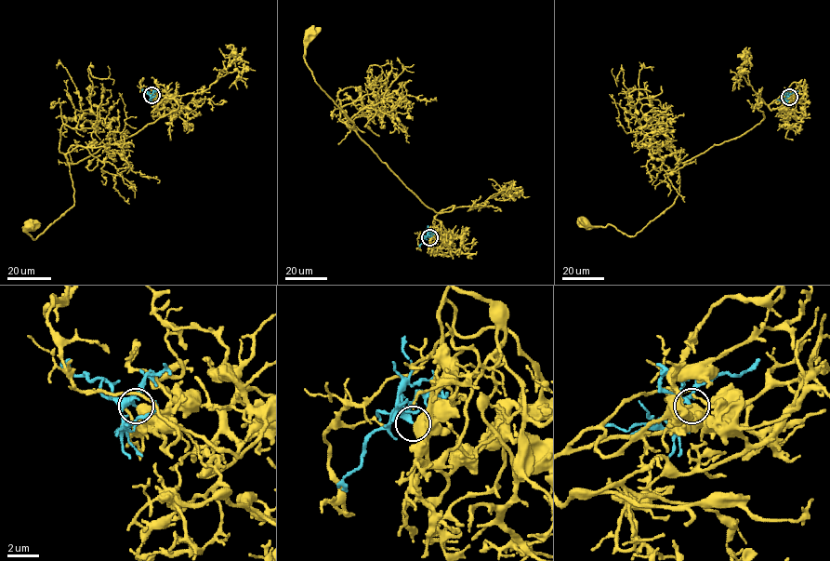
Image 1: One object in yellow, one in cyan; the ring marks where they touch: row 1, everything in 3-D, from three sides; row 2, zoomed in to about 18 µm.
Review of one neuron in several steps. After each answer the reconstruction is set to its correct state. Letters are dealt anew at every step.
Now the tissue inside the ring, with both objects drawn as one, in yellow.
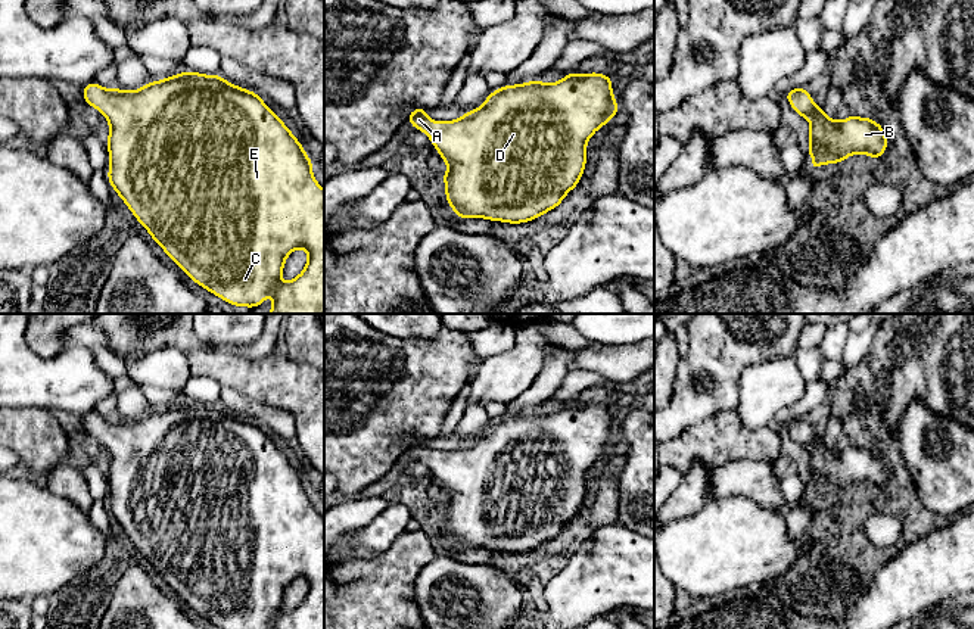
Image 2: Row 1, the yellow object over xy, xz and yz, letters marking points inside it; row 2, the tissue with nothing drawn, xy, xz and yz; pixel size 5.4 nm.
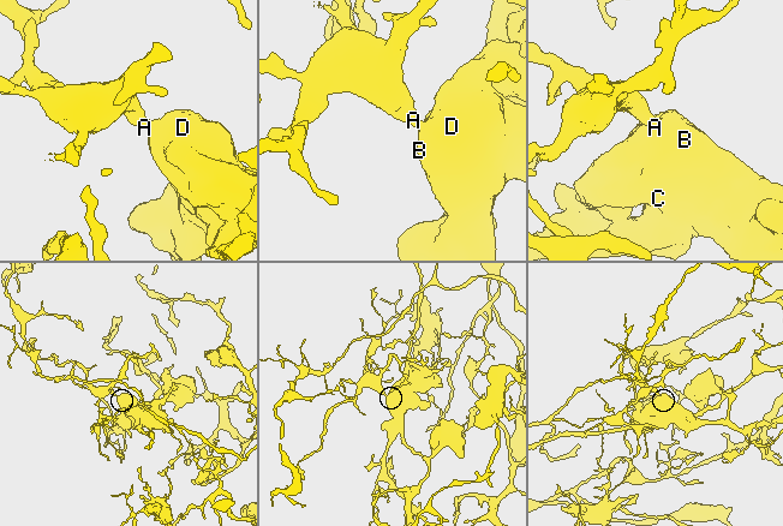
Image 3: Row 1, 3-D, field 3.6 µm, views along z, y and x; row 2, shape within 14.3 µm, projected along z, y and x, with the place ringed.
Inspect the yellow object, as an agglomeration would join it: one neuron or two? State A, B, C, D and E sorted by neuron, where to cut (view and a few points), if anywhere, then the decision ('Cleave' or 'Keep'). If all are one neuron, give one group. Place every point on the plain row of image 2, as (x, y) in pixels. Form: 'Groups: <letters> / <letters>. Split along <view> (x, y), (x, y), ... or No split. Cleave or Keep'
Groups: A B C D E. No split. Keep

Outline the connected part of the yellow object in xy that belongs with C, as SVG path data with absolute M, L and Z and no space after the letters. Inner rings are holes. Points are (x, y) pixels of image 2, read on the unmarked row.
M180 402L156 412L149 411L140 420L105 418L97 412L85 414L84 432L96 438L109 451L108 510L118 526L125 532L136 549L149 561L164 582L200 617L221 629L267 629L274 617L273 629L324 629L324 520L312 505L312 491L304 476L284 452L264 433L256 423L230 414L221 405L200 402ZM298 577L308 583L304 601L290 611L281 613L286 588Z

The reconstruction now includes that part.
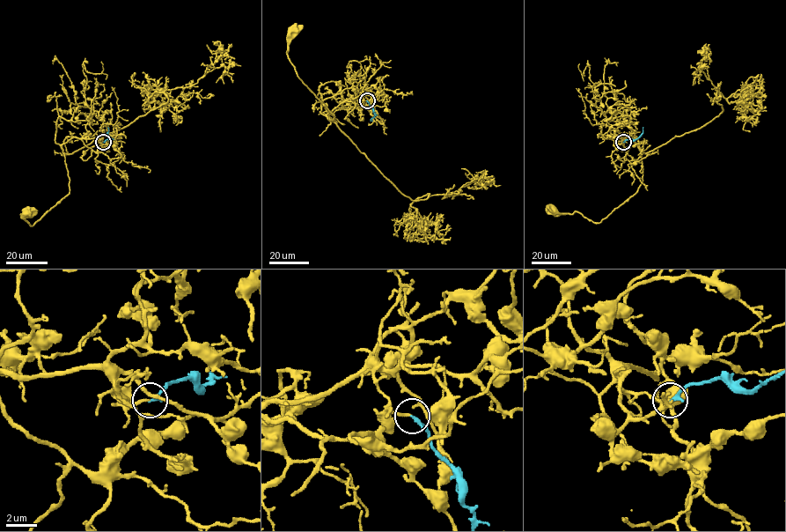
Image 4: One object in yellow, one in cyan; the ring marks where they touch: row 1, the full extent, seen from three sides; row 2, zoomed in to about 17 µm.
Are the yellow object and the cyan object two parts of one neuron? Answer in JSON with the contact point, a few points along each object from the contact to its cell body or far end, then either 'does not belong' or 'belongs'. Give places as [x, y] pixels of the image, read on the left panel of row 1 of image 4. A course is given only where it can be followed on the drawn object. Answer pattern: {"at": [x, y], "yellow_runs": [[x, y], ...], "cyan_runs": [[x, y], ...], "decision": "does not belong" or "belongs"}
{"at": [103, 142], "yellow_runs": [[103, 142], [98, 138], [71, 137], [62, 144], [69, 192], [33, 225], [21, 214], [21, 217], [28, 211]], "cyan_runs": [[103, 142], [111, 139], [107, 127]], "decision": "belongs"}

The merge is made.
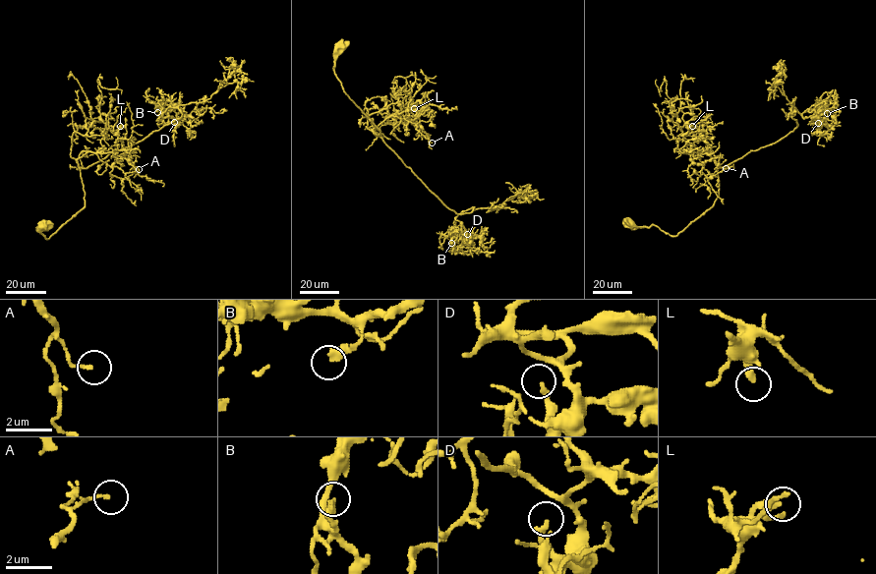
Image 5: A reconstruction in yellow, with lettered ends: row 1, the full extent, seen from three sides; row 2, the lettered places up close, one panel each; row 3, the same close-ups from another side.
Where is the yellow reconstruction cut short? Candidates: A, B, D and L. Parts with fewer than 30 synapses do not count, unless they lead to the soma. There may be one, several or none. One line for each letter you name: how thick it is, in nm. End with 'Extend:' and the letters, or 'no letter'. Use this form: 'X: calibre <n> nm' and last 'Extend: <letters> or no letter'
B: calibre 300 nm
Extend: B

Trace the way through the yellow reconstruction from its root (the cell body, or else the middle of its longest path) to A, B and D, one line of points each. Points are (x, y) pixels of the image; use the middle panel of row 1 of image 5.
A: (340, 44), (334, 74), (343, 91), (379, 135), (373, 132), (386, 119), (396, 116), (416, 124), (432, 143)
B: (340, 44), (334, 74), (379, 131), (375, 134), (449, 208), (464, 213), (474, 207), (455, 218), (451, 243)
D: (340, 44), (333, 71), (343, 91), (447, 207), (457, 213), (474, 207), (455, 217), (467, 234)

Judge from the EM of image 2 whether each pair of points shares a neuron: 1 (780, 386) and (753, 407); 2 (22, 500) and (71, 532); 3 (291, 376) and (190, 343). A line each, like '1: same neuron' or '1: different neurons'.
1: same neuron
2: same neuron
3: different neurons

